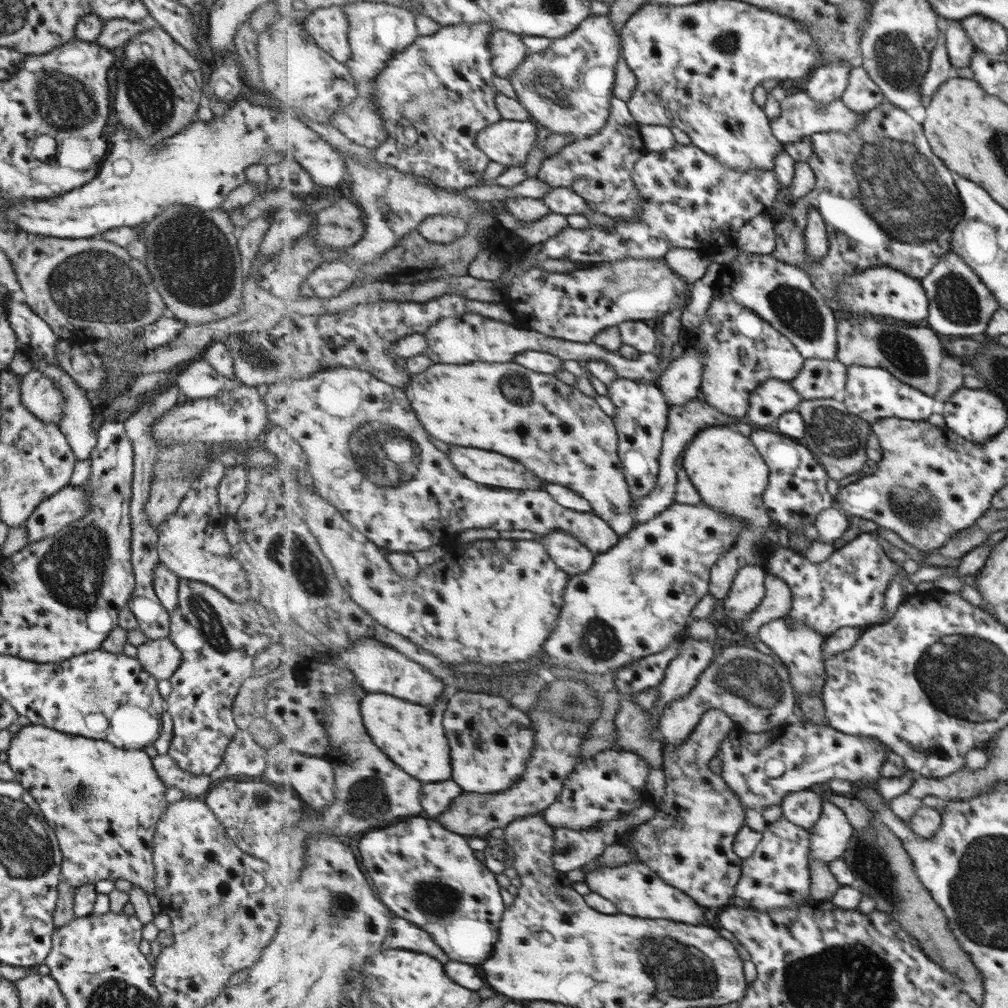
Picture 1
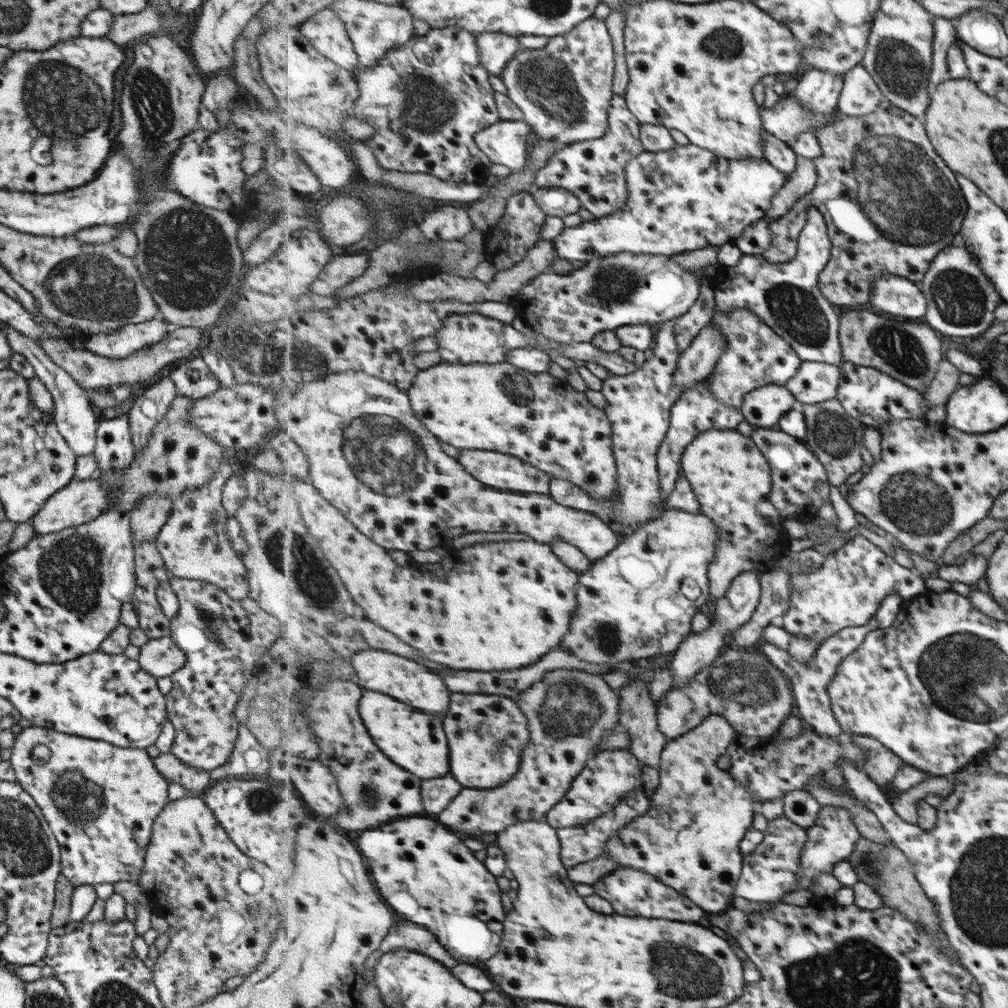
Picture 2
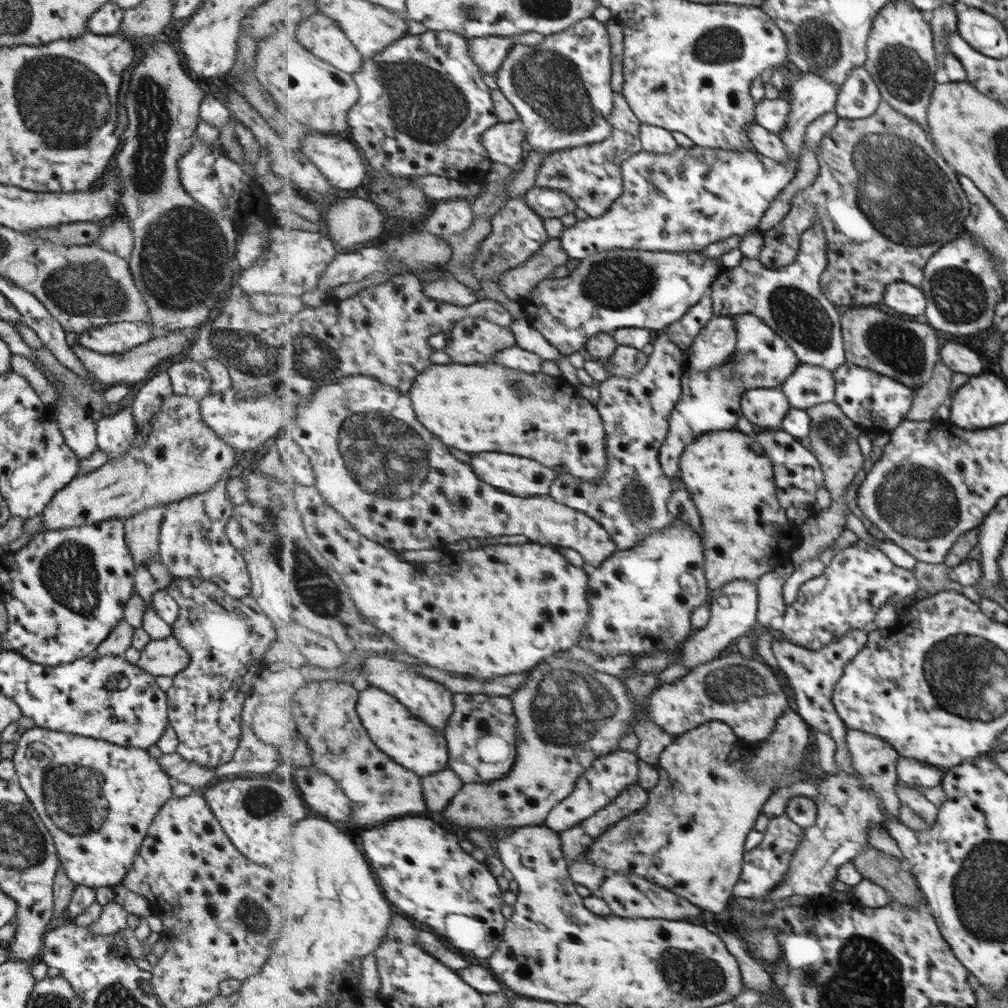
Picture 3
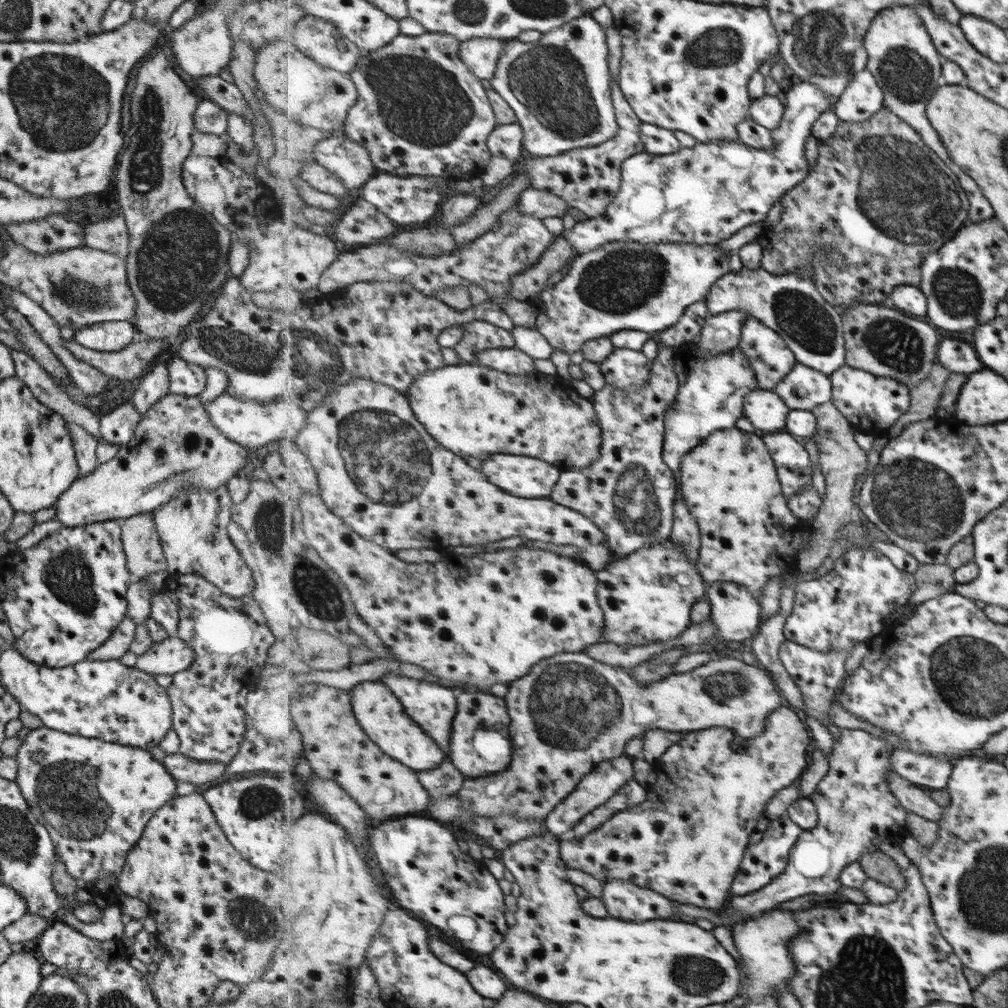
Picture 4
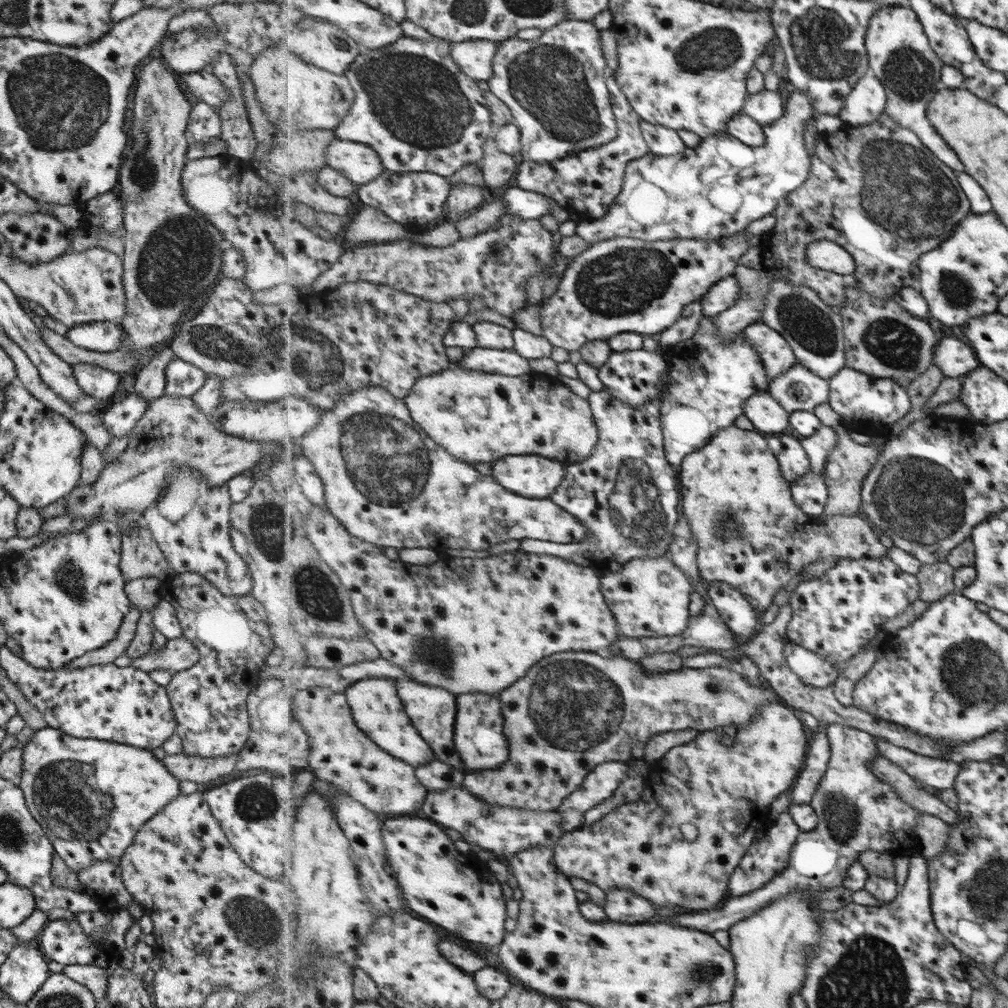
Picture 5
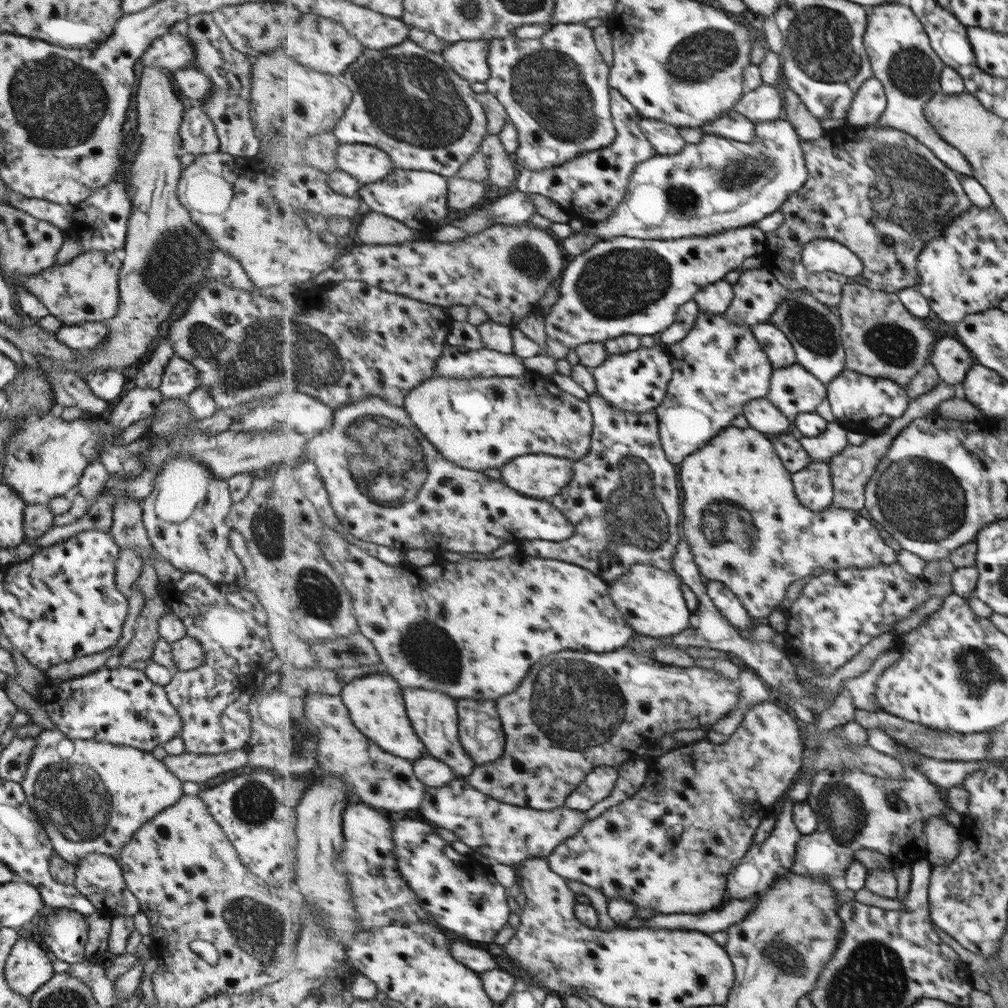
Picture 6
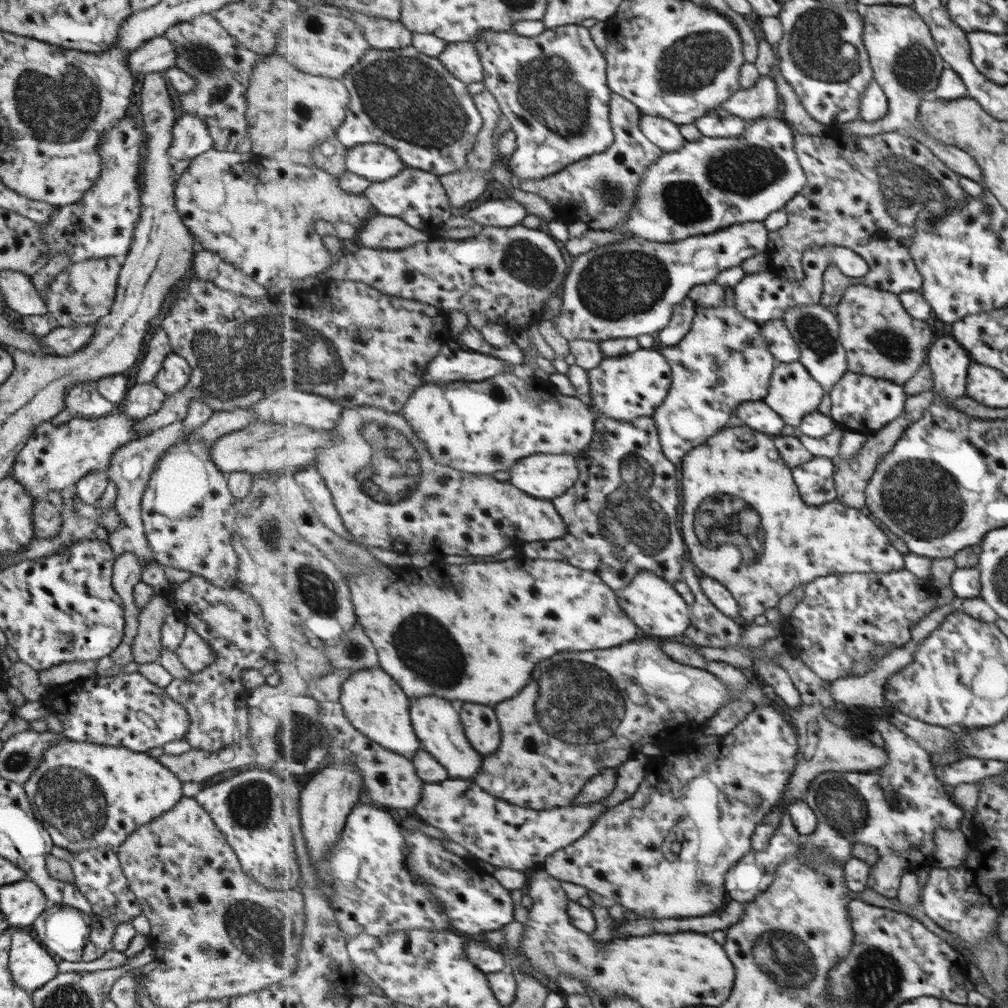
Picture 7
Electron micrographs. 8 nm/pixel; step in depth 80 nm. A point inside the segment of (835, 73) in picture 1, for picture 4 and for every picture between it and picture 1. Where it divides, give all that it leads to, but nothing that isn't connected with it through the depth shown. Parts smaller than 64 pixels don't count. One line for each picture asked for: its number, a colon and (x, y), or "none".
2: (820, 91)
3: (693, 197)
4: (706, 194)

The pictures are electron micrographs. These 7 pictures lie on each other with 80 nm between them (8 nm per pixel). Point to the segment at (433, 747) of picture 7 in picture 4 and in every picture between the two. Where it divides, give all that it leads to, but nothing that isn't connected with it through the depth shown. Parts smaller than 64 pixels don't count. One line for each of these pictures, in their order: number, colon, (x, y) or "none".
4: (434, 706)
5: (434, 710)
6: (434, 715)

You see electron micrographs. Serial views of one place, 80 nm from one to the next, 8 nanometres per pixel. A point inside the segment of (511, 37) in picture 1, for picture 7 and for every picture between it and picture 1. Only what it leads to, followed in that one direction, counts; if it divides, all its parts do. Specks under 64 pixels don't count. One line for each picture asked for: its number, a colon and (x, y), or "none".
2: (496, 49)
3: (489, 53)
4: (481, 55)
5: (475, 58)
6: (469, 58)
7: (463, 59)

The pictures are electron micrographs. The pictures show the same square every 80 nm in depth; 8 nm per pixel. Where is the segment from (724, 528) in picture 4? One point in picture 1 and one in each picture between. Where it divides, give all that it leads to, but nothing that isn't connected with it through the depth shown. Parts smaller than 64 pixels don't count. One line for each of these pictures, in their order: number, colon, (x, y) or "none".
1: (732, 476)
2: (733, 479)
3: (748, 534)

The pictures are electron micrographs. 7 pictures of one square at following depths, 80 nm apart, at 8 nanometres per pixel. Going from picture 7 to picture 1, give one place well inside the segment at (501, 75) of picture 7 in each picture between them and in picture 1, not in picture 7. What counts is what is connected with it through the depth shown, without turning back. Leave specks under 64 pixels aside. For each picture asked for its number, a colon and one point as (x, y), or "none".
1: (568, 89)
2: (566, 89)
3: (562, 88)
4: (559, 86)
5: (557, 86)
6: (556, 89)

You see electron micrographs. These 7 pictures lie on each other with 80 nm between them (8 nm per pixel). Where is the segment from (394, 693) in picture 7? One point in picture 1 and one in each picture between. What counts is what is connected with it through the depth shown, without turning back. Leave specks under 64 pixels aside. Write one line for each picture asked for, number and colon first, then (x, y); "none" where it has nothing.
1: (413, 735)
2: (417, 741)
3: (400, 733)
4: (380, 712)
5: (377, 707)
6: (377, 704)

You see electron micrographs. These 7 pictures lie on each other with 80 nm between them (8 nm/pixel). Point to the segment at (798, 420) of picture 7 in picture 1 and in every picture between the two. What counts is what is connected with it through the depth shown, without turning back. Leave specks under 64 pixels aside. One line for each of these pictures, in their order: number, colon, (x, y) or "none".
1: (819, 379)
2: (816, 382)
3: (810, 385)
4: (804, 388)
5: (799, 389)
6: (796, 391)

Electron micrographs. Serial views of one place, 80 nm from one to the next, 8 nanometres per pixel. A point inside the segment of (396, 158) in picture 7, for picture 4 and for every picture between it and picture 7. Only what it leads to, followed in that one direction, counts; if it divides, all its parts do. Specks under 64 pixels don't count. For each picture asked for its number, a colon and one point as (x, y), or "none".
4: (351, 161)
5: (361, 163)
6: (368, 163)

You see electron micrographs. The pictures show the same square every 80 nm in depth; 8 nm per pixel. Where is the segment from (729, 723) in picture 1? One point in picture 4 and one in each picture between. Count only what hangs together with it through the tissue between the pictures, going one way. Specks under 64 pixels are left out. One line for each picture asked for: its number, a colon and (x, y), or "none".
2: (691, 839)
3: (691, 837)
4: (687, 839)

